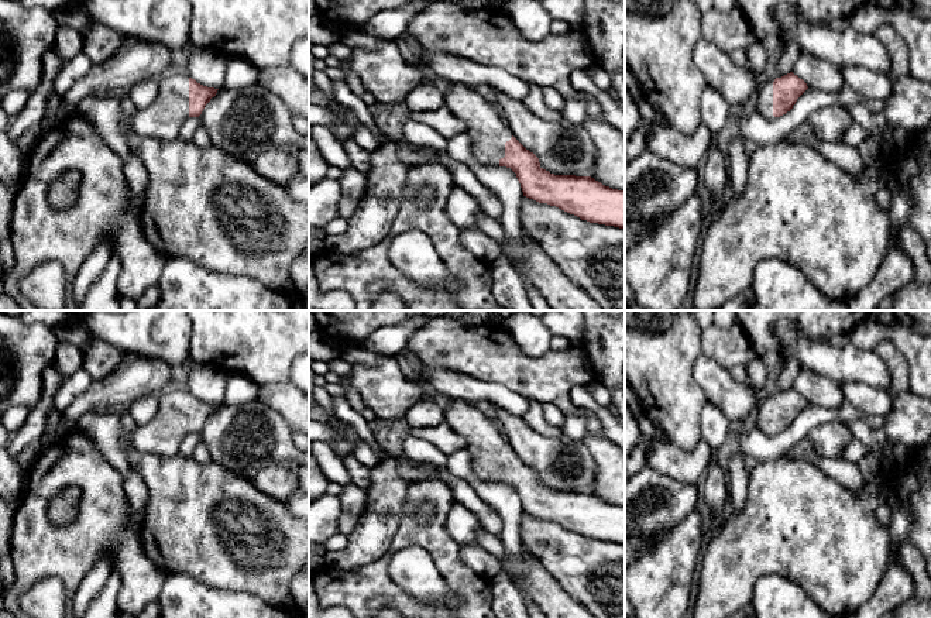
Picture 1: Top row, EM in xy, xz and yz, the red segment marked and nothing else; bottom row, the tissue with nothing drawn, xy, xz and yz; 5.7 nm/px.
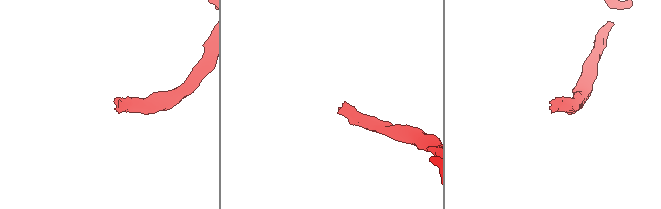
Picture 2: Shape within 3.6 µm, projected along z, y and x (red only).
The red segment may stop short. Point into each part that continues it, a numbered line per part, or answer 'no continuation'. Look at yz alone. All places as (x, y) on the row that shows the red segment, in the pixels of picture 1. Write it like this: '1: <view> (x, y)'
1: yz (762, 102)

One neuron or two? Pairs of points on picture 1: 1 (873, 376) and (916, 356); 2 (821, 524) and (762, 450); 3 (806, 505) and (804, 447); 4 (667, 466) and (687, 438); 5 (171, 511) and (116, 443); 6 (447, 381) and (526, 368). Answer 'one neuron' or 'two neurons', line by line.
1: two neurons
2: two neurons
3: two neurons
4: two neurons
5: two neurons
6: two neurons

